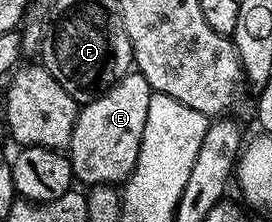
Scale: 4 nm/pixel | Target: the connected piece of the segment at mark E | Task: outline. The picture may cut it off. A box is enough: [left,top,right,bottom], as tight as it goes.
[67,69,153,184]

